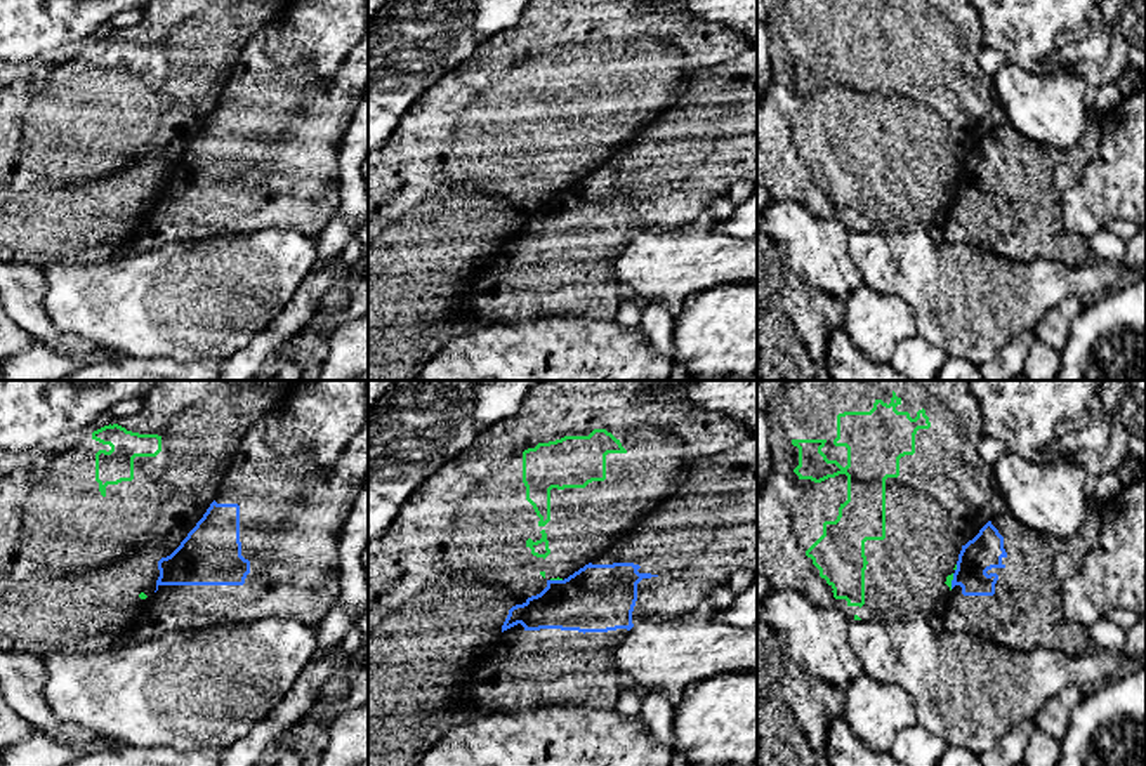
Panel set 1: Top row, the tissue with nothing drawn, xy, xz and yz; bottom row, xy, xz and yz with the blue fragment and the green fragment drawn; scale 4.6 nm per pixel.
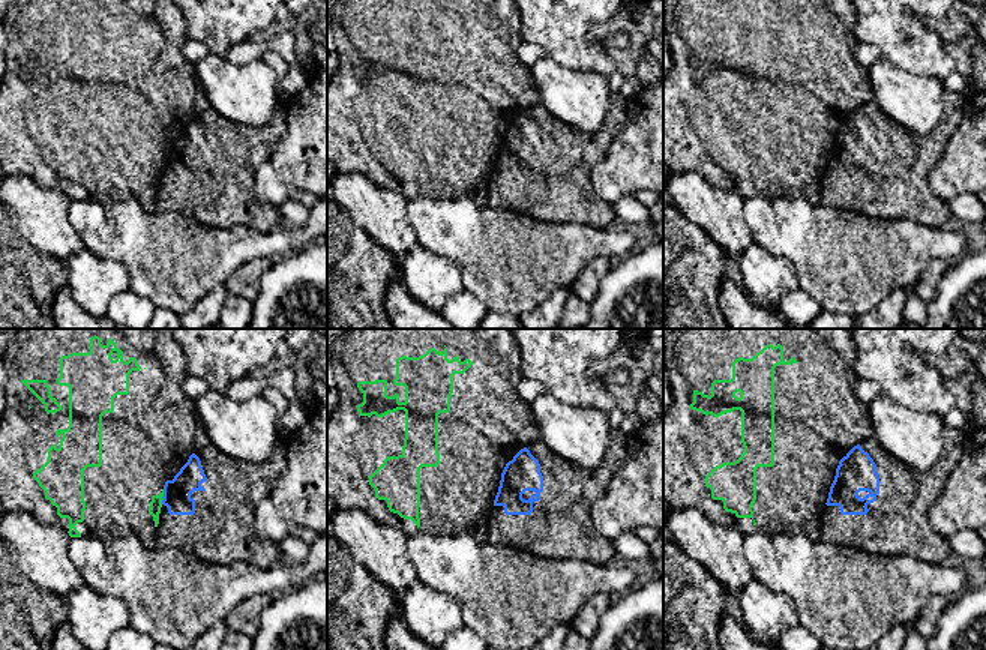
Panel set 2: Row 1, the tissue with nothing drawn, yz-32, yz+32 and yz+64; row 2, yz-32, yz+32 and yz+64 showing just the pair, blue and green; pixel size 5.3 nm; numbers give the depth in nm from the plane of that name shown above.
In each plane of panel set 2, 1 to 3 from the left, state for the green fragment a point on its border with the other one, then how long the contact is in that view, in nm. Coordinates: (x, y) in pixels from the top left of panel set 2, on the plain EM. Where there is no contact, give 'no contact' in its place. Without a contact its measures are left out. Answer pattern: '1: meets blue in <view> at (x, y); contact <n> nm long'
1: meets blue in yz-32 at (162, 161); contact 80 nm long
2: no contact
3: no contact

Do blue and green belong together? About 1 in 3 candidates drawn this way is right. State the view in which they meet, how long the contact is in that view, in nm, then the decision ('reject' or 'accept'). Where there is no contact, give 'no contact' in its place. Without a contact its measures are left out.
yz | 70 nm | reject

